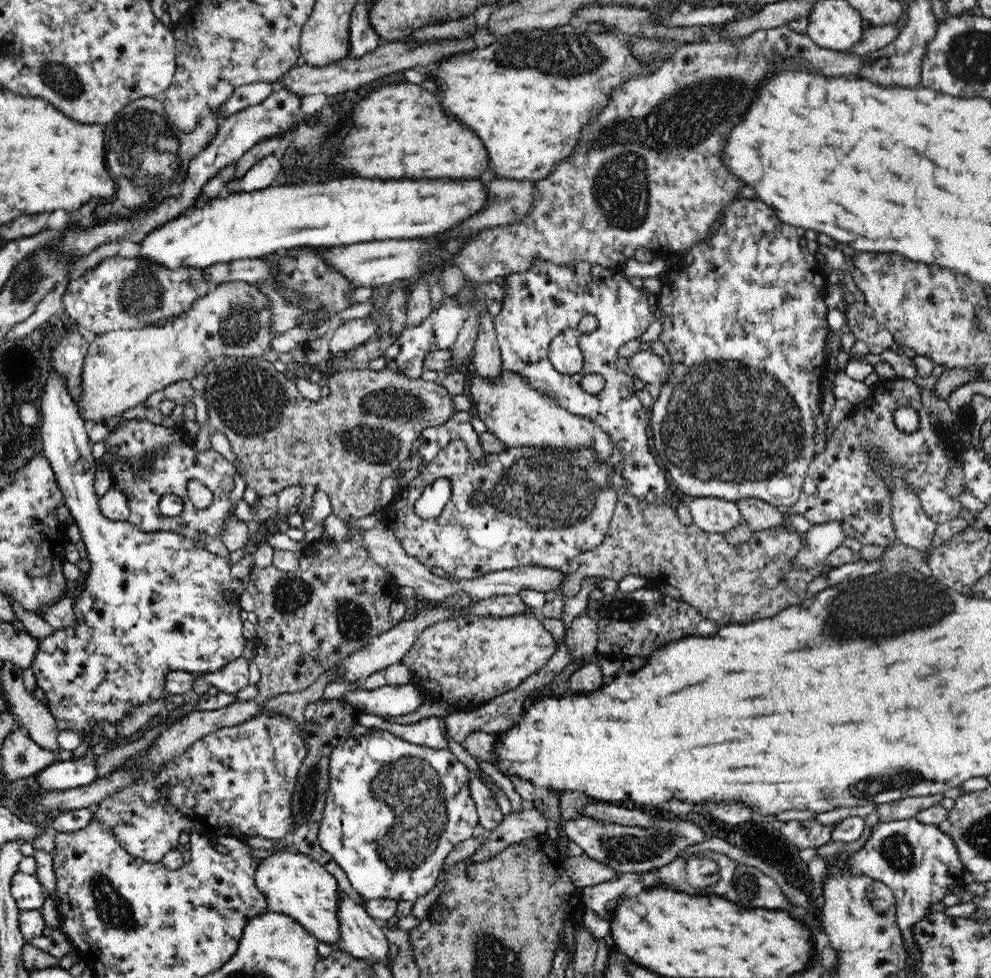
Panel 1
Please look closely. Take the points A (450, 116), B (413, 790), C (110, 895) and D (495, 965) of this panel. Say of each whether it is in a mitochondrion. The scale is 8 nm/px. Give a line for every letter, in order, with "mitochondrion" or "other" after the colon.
A: other
B: mitochondrion
C: mitochondrion
D: mitochondrion

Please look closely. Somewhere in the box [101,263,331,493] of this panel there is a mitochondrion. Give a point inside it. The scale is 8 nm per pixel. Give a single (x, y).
(250, 400)

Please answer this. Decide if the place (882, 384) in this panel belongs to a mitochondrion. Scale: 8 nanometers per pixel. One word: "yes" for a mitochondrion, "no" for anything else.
no

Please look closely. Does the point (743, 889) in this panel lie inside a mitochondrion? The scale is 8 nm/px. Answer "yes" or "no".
yes

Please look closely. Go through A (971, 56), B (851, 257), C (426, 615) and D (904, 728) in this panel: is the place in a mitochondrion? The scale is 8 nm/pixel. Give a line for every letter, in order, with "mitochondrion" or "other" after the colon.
A: mitochondrion
B: other
C: other
D: other

